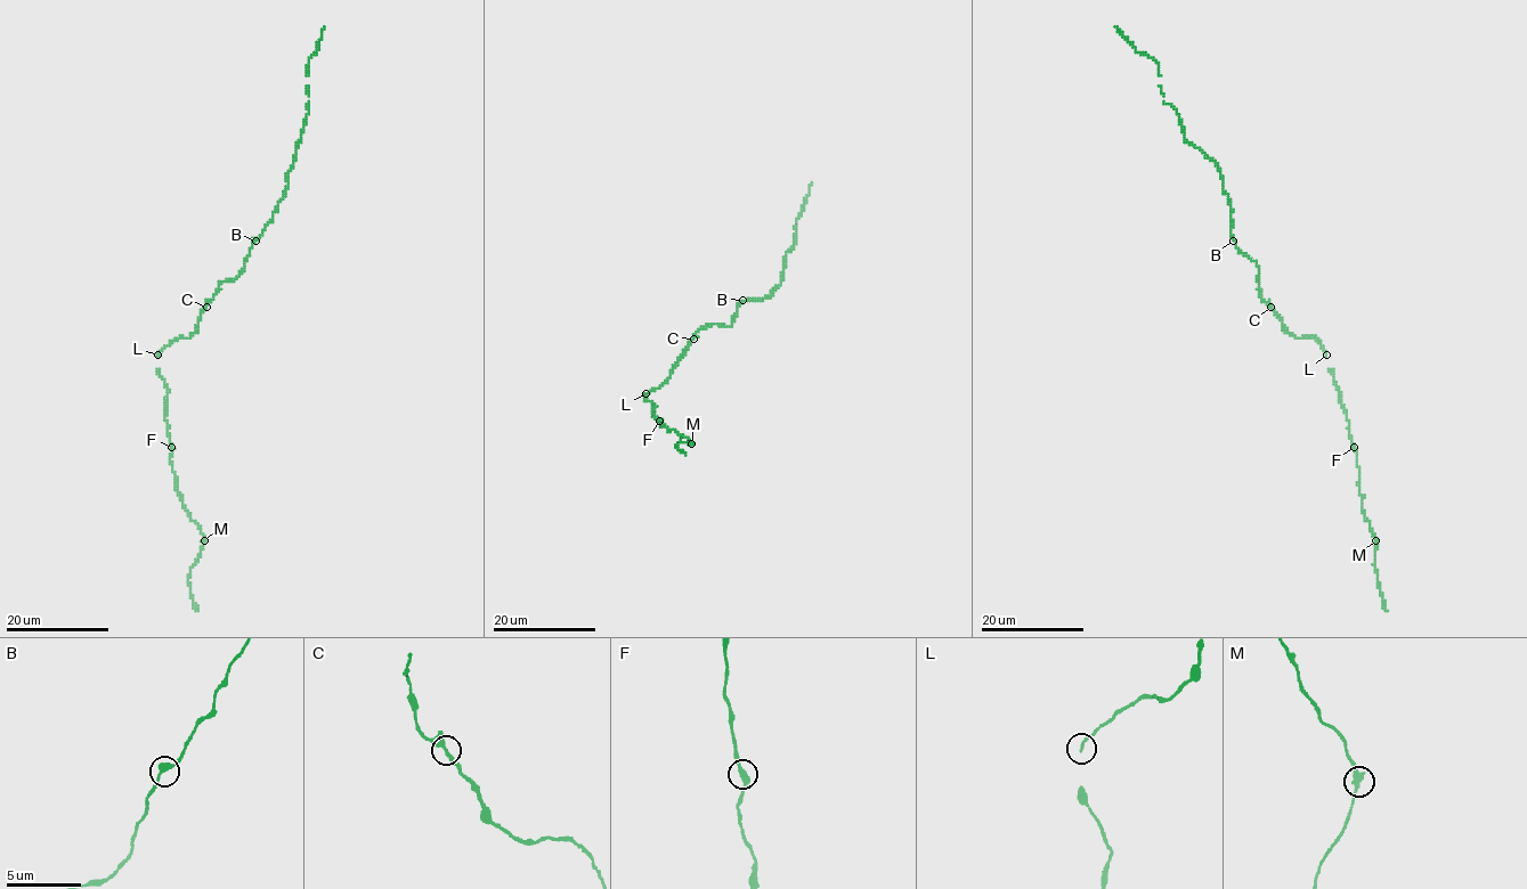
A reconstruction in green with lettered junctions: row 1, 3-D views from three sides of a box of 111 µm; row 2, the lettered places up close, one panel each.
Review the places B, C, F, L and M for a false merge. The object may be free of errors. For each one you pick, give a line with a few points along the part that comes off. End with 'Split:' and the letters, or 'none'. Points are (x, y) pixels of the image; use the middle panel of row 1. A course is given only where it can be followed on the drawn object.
Split: none

